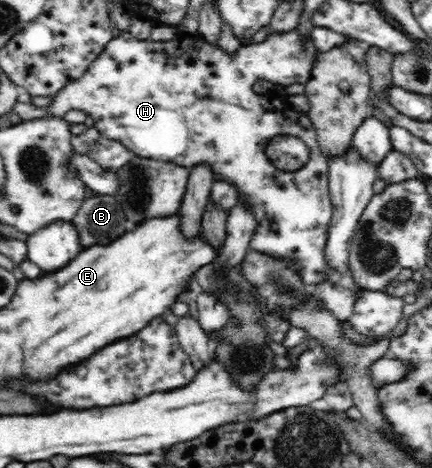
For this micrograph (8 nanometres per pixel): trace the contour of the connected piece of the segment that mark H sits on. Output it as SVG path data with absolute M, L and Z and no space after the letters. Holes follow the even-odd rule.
M128 30L120 31L114 36L99 53L99 56L90 64L90 67L79 77L77 80L65 85L55 97L52 99L52 103L47 107L47 113L49 117L63 117L63 115L70 111L70 109L80 109L84 111L92 123L94 128L104 137L112 140L118 140L126 146L128 151L145 158L156 158L156 160L162 160L167 162L176 162L186 168L191 169L192 166L201 163L208 163L212 170L214 170L214 181L216 180L228 180L228 182L234 184L238 188L238 200L244 200L248 210L254 214L259 223L254 230L251 242L249 243L249 249L258 250L258 252L266 252L272 254L272 256L280 257L297 257L298 259L298 274L302 277L302 280L310 284L318 284L320 282L326 282L326 271L328 271L328 258L326 258L326 243L328 240L329 225L333 214L331 197L329 194L328 183L328 168L327 159L317 140L317 130L314 128L311 119L308 114L298 113L292 109L292 106L282 99L275 97L274 95L258 94L252 90L252 85L258 79L266 79L270 83L277 83L278 87L287 86L291 83L307 81L310 75L310 69L313 65L314 57L318 53L318 49L311 42L310 37L303 37L295 30L290 30L282 33L268 34L267 38L262 42L255 44L247 44L241 46L241 48L230 55L226 53L218 45L210 45L199 35L179 35L176 34L170 41L152 41L138 40ZM278 136L293 136L302 139L303 143L307 145L309 149L309 160L306 161L301 168L297 170L279 170L270 161L268 154L265 153L266 145Z

